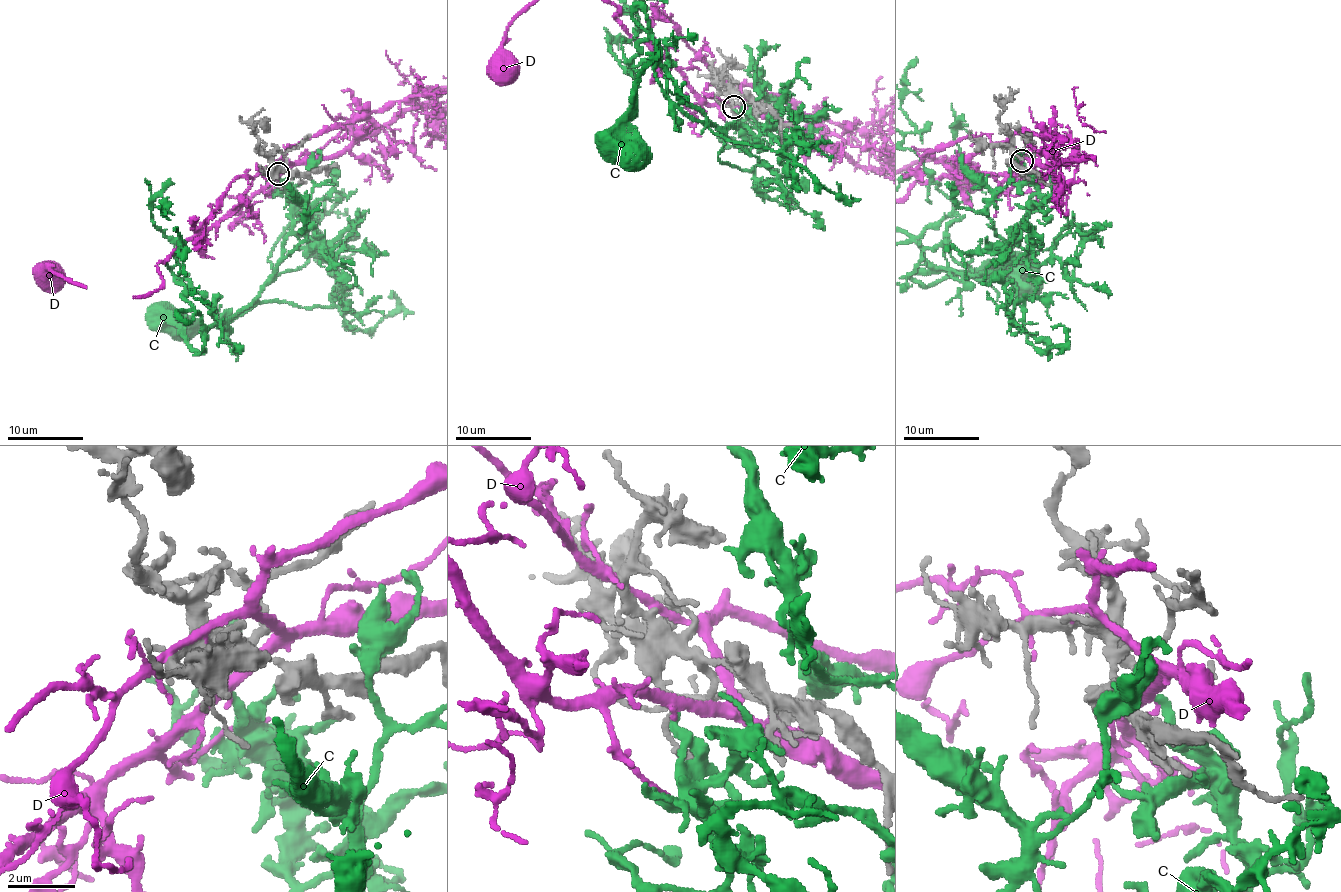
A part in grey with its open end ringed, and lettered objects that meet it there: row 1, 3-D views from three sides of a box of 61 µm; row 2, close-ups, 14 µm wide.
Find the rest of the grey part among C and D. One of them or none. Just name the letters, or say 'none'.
C

